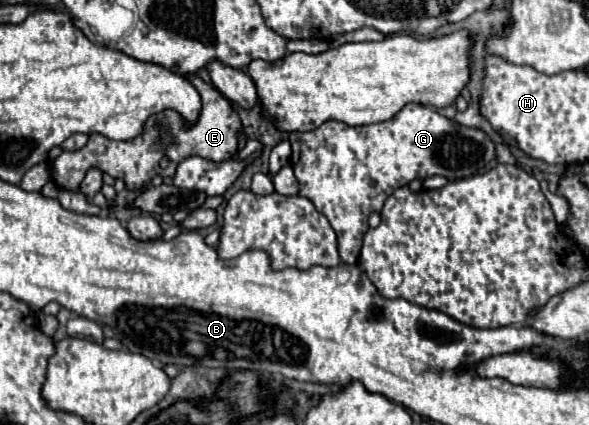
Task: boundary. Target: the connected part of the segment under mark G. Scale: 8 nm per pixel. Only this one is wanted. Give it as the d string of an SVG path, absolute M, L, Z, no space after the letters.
M407 103L399 117L395 115L389 121L373 123L373 125L361 125L361 127L349 127L339 121L325 121L313 131L305 133L291 133L291 165L295 171L295 177L299 181L299 195L307 197L317 211L321 211L333 231L337 233L339 243L339 255L345 263L357 263L359 251L363 245L363 235L369 229L369 215L379 213L383 209L383 201L399 187L409 185L413 179L427 179L433 175L443 175L447 179L463 179L469 175L475 175L479 169L491 163L495 157L495 145L491 137L487 137L479 129L469 129L459 125L457 121L451 121L443 115L439 115L435 109L419 105L419 103Z

